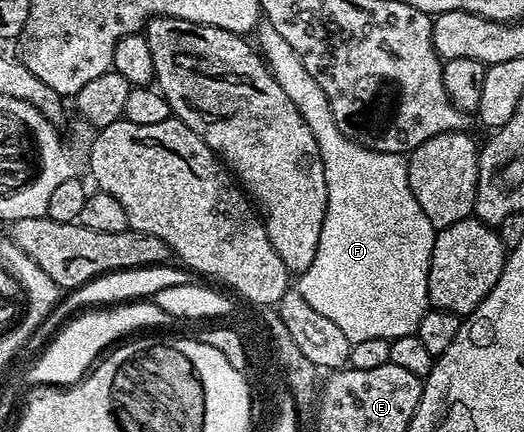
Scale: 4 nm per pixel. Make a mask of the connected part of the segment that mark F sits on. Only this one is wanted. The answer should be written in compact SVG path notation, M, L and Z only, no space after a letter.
M265 20L259 21L257 34L257 49L266 59L276 84L284 88L288 100L292 100L300 116L304 116L304 124L312 128L312 136L316 136L316 144L320 144L320 156L324 160L324 180L328 188L324 228L320 232L316 260L308 264L305 272L297 275L296 289L312 308L342 328L350 343L381 338L393 340L417 334L420 320L424 320L430 306L428 268L432 260L436 228L432 220L424 216L424 208L420 208L416 196L412 196L412 188L408 184L407 159L401 154L370 150L344 136L336 124L336 116L332 116L324 88L312 80L308 68L304 68L304 60L296 56L296 48L292 48L292 44L288 44L288 40L284 40L284 36L280 36L280 32L276 32L276 28L272 28L272 24Z

